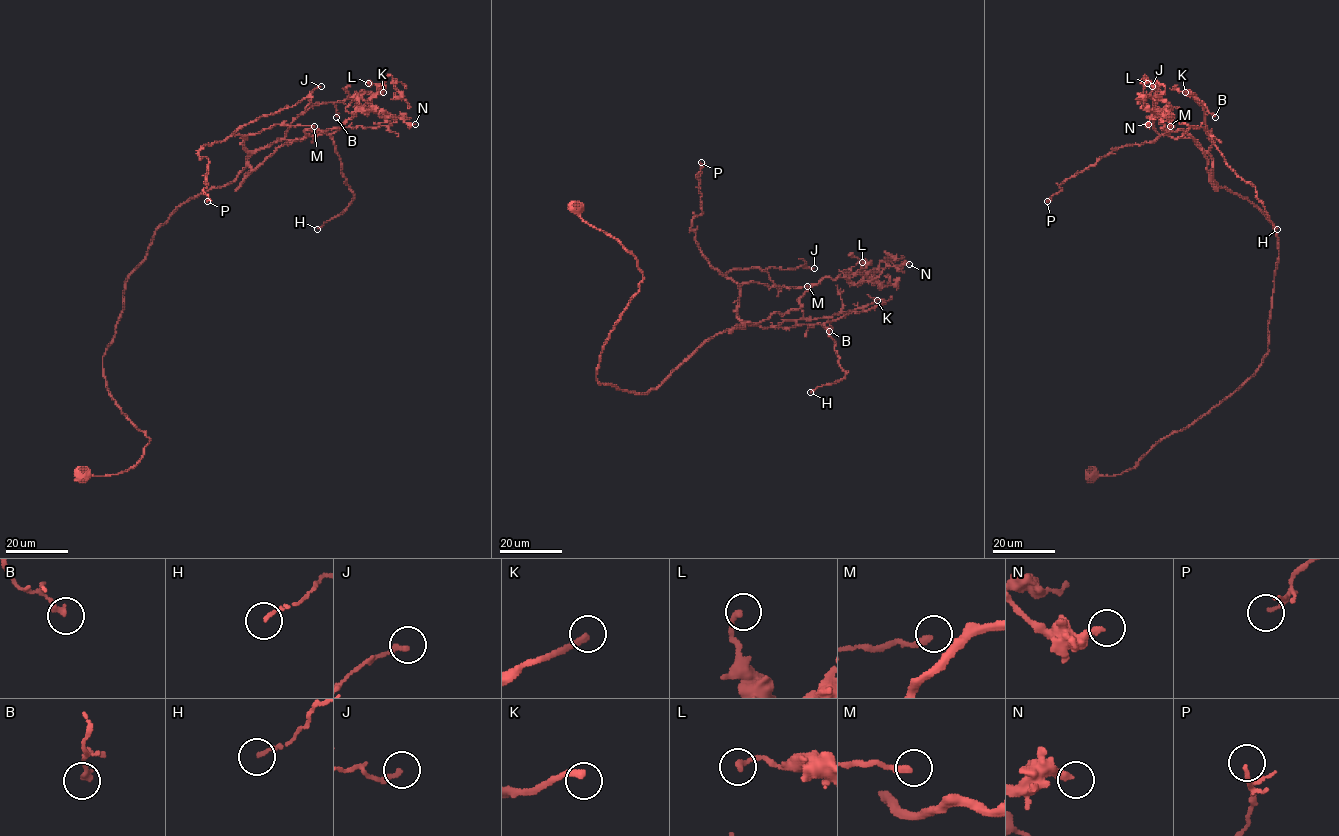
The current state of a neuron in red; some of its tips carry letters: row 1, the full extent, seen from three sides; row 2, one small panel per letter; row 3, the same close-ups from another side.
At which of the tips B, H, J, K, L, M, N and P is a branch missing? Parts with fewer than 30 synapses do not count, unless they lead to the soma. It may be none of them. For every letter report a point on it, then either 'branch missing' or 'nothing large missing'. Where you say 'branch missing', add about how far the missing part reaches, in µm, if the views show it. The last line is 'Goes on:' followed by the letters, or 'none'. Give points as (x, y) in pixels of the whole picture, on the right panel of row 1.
B: place (1215, 117); nothing large missing
H: place (1277, 229); nothing large missing
J: place (1152, 86); nothing large missing
K: place (1185, 92); nothing large missing
L: place (1147, 83); nothing large missing
M: place (1170, 126); nothing large missing
N: place (1148, 124); nothing large missing
P: place (1047, 201); nothing large missing
Goes on: none

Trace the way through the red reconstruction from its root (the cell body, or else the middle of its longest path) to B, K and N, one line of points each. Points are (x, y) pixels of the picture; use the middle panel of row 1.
B: (574, 204), (643, 276), (603, 347), (599, 384), (645, 394), (746, 324), (826, 317), (829, 331)
K: (574, 204), (635, 257), (643, 276), (603, 347), (599, 384), (645, 394), (727, 329), (831, 317), (877, 300)
N: (574, 204), (642, 273), (596, 372), (637, 394), (716, 335), (797, 310), (826, 277), (858, 284), (909, 264)

